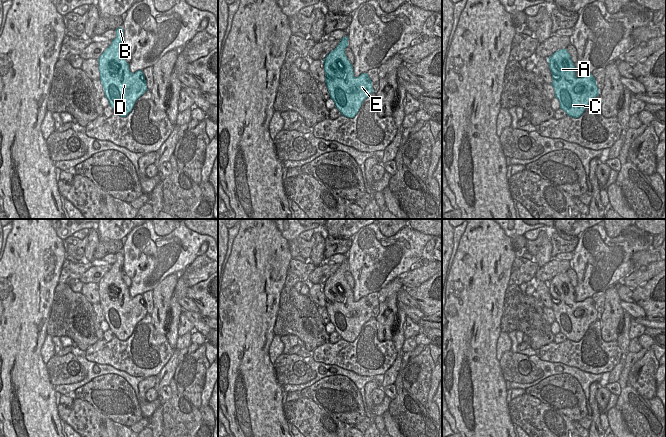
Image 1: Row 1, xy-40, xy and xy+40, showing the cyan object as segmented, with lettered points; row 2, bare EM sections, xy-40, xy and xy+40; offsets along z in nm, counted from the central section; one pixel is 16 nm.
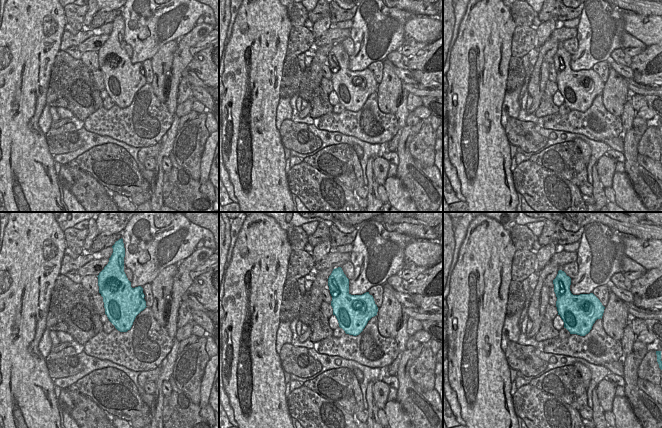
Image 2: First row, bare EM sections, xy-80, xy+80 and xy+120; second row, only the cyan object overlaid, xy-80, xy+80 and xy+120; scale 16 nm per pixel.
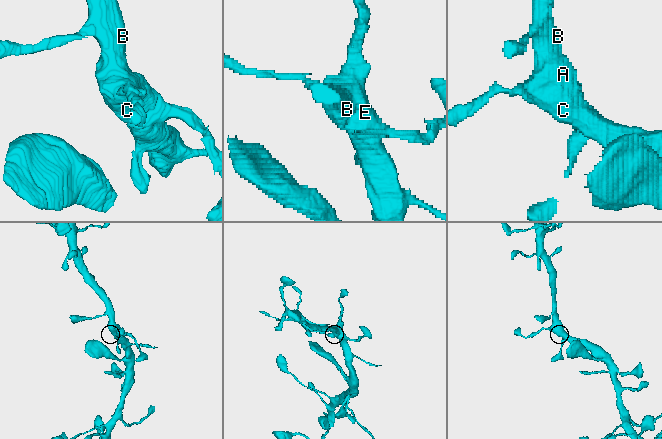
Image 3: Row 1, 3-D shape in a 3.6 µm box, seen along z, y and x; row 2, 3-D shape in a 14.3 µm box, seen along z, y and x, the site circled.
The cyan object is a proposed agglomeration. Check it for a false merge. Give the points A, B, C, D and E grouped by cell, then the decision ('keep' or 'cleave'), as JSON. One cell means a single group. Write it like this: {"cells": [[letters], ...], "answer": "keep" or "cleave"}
{"cells": [["A", "B", "C", "D", "E"]], "answer": "keep"}

